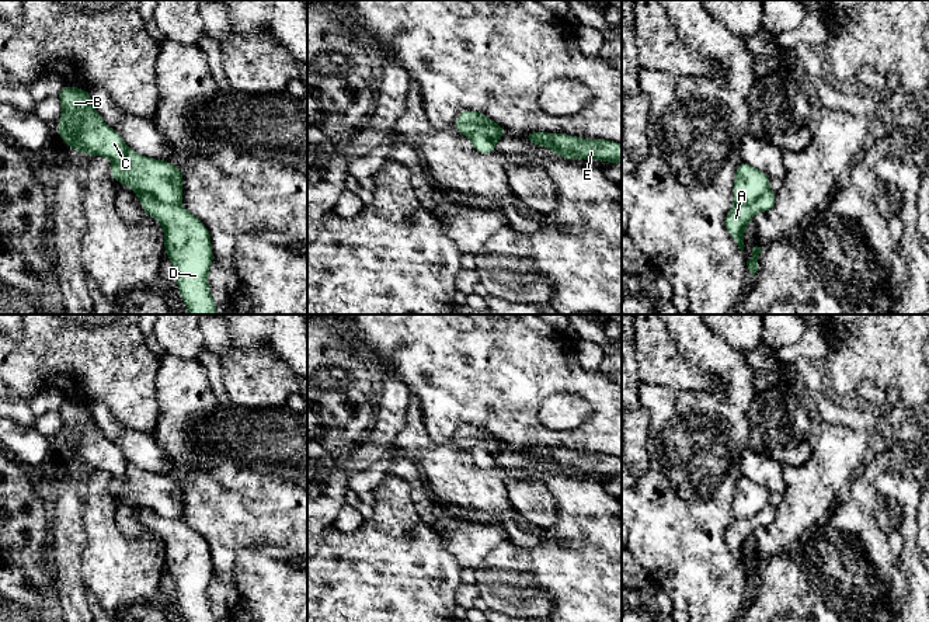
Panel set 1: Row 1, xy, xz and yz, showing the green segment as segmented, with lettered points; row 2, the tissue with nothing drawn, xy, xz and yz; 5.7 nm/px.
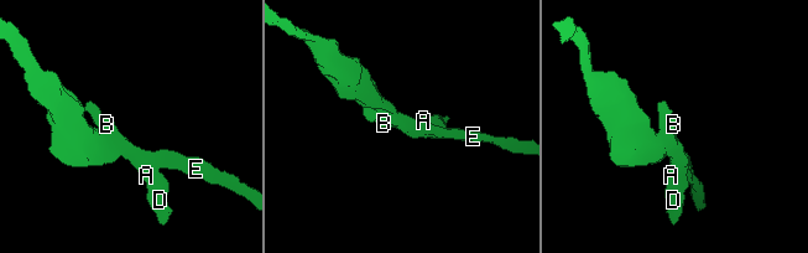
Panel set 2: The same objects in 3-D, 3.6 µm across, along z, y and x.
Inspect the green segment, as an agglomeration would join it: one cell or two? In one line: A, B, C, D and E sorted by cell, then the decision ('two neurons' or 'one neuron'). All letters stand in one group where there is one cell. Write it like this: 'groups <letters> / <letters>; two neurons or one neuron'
groups A B C D / E; two neurons

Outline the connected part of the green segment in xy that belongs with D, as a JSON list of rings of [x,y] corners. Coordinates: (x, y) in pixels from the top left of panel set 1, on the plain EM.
[[[131,504],[139,511],[145,529],[156,532],[163,541],[164,564],[174,578],[187,622],[218,622],[208,597],[213,567],[206,541],[181,520],[167,520],[150,508]]]

